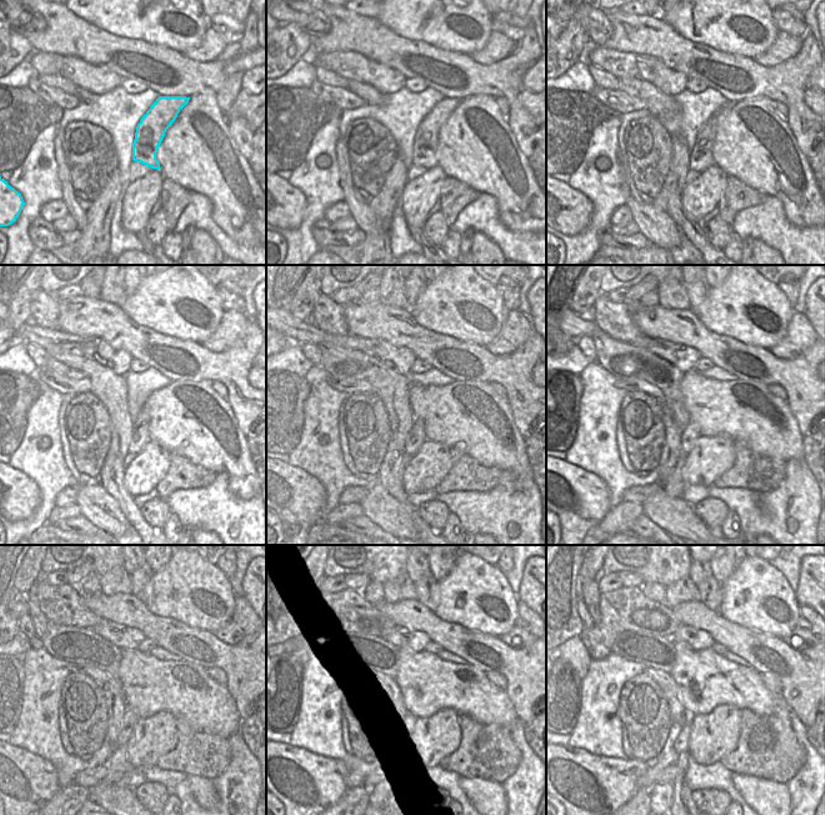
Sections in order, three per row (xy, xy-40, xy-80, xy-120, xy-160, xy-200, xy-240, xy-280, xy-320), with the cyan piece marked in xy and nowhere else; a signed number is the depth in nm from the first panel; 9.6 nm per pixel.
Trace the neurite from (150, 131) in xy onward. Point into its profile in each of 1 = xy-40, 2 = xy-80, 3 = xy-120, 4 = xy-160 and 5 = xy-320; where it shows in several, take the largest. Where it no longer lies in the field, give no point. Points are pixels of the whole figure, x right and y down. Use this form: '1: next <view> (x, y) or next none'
1: next xy-40 (424, 149)
2: next xy-80 (701, 158)
3: next xy-120 (140, 436)
4: next xy-160 (416, 436)
5: next xy-320 (681, 740)

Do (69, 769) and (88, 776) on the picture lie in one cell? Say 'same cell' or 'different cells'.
different cells

